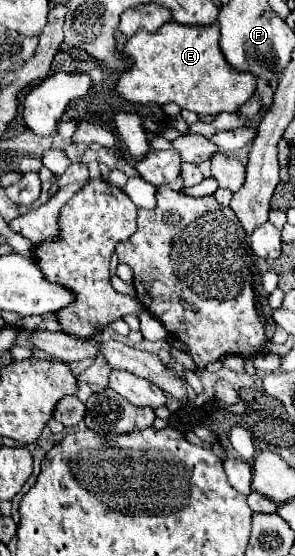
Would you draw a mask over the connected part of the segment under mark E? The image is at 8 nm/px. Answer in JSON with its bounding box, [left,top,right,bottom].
[116,22,256,116]

